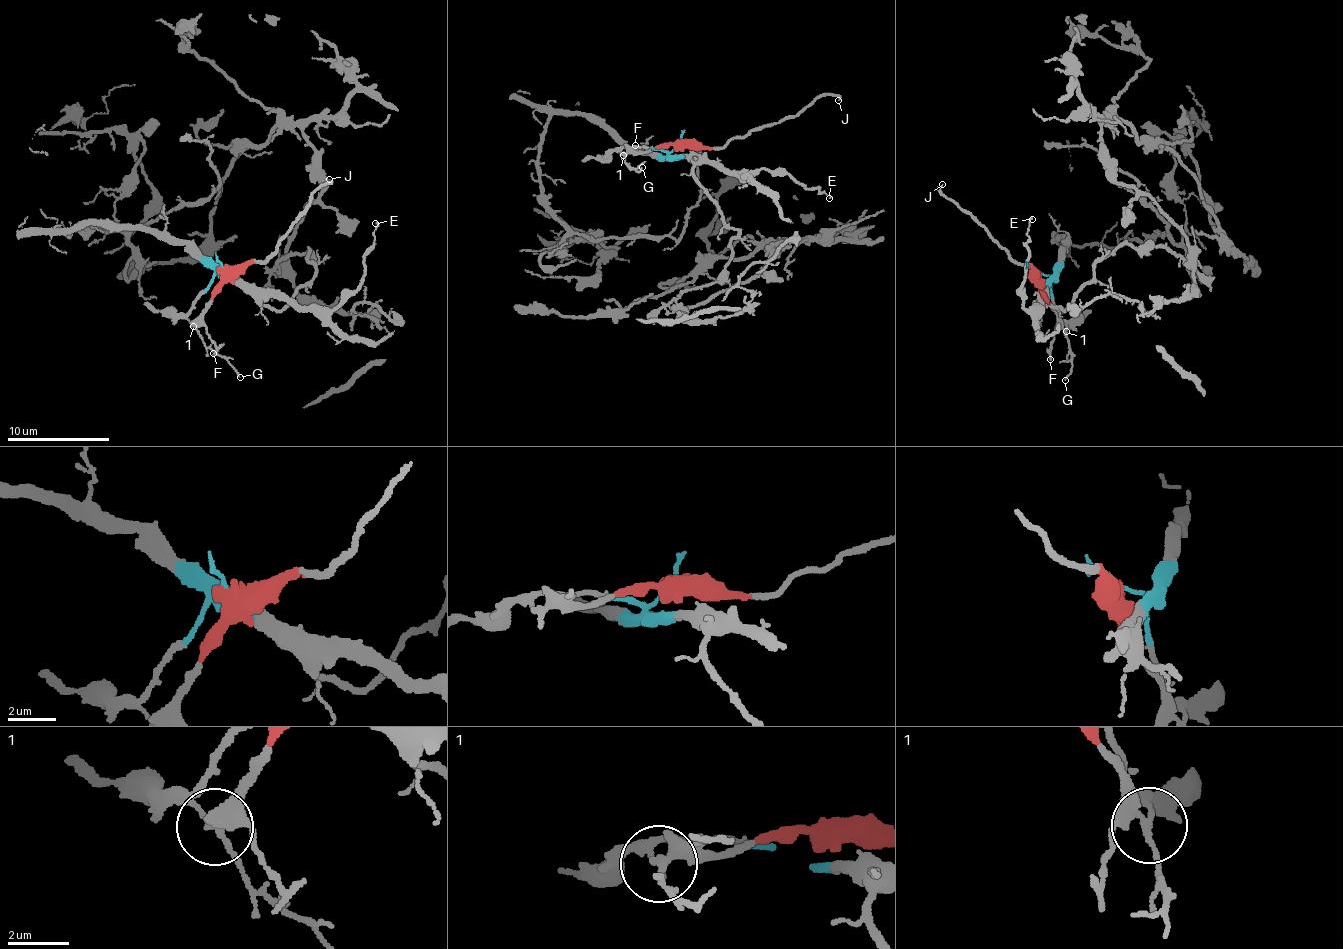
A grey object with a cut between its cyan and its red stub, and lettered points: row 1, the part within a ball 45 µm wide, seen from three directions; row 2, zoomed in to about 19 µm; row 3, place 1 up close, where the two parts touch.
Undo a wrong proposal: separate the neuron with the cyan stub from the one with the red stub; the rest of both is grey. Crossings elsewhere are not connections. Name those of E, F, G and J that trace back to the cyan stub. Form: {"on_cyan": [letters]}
{"on_cyan": ["E", "G"]}

